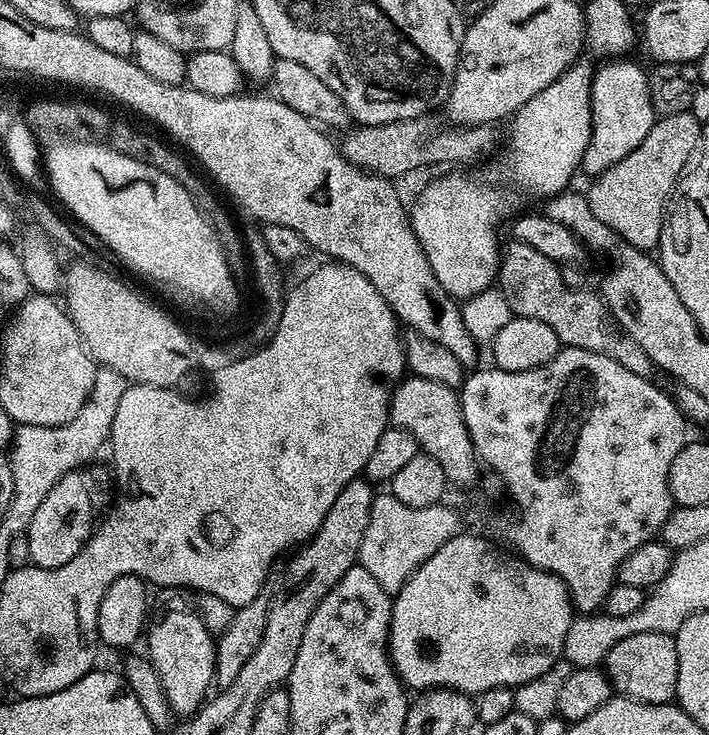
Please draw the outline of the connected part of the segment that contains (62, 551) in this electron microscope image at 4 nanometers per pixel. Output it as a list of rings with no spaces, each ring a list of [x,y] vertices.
[[[84,470],[68,471],[57,481],[55,486],[52,487],[50,494],[46,494],[46,498],[42,498],[42,506],[38,506],[38,510],[34,510],[33,520],[29,522],[28,555],[31,563],[38,568],[57,568],[58,566],[66,566],[66,562],[70,562],[70,558],[74,558],[83,550],[93,531],[92,488],[88,485],[88,476],[84,473]]]

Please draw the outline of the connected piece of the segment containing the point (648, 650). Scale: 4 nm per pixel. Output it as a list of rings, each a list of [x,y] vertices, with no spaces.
[[[643,632],[622,638],[618,646],[609,650],[606,657],[606,671],[612,687],[627,699],[640,700],[643,704],[667,704],[675,697],[678,686],[678,650],[675,639],[667,632]]]

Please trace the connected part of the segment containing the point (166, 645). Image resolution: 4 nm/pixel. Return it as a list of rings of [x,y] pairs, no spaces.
[[[160,588],[154,596],[154,607],[150,612],[150,619],[146,624],[146,640],[148,636],[147,659],[151,661],[152,668],[156,671],[160,680],[161,689],[167,700],[167,707],[183,718],[191,717],[200,711],[209,695],[208,687],[211,689],[216,675],[216,645],[213,633],[202,626],[202,618],[198,618],[195,607],[190,603],[183,591],[175,588]]]

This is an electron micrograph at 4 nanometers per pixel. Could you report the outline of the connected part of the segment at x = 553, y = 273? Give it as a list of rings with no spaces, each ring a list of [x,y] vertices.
[[[513,239],[512,245],[505,247],[500,261],[498,287],[513,313],[526,318],[538,318],[546,322],[554,334],[558,334],[561,345],[581,348],[591,352],[611,353],[613,347],[609,329],[604,329],[606,308],[599,299],[584,300],[584,292],[573,290],[564,283],[561,265],[555,260],[538,254],[527,240]]]

